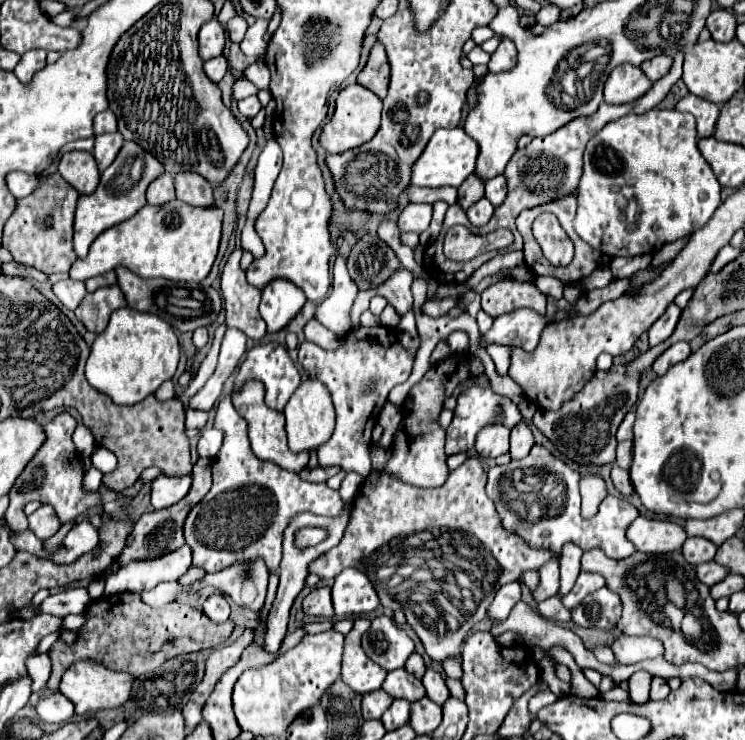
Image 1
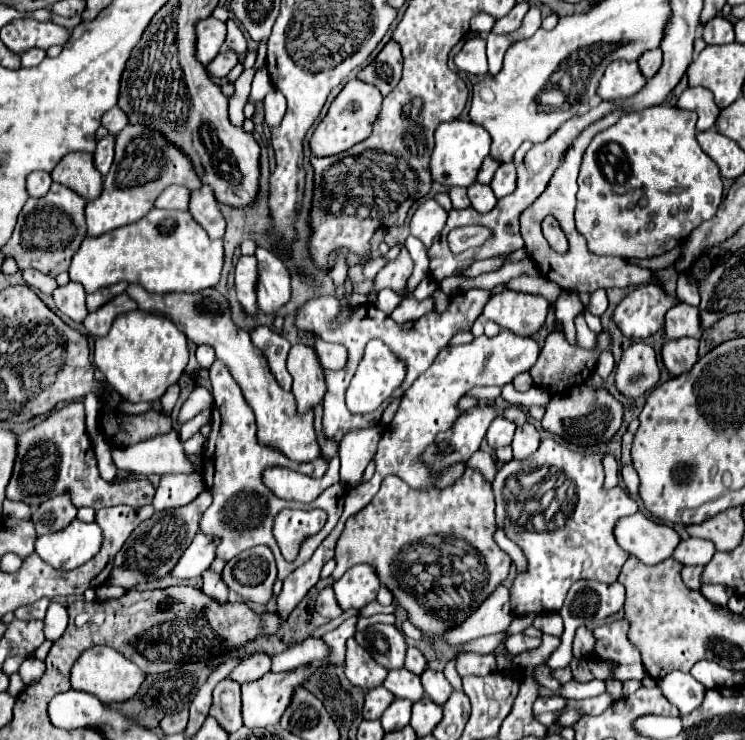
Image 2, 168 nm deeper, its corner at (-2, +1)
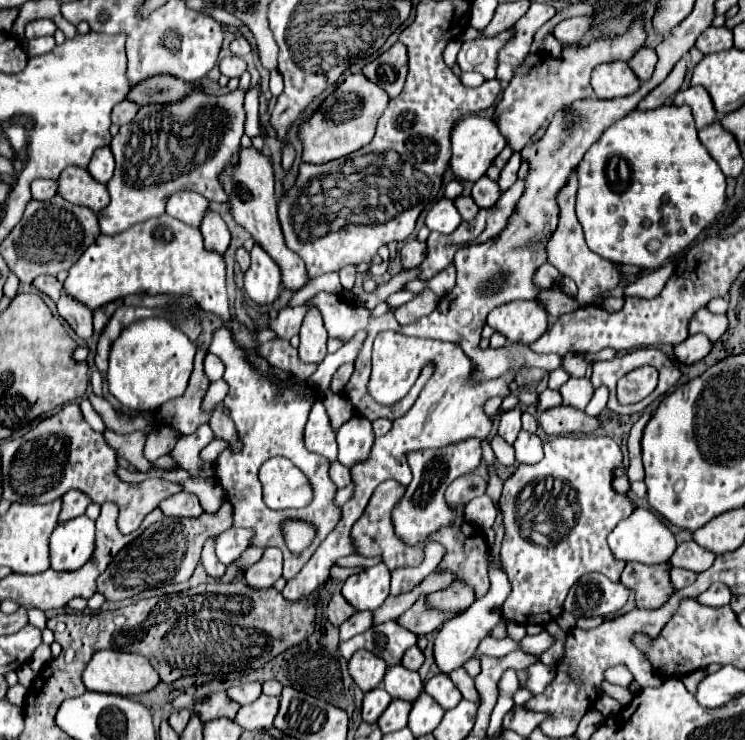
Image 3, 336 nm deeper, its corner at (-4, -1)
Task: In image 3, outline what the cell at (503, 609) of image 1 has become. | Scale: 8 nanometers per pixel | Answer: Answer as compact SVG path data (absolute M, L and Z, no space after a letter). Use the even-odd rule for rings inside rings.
M499 566L491 568L489 578L491 578L491 590L487 592L487 596L477 598L473 602L473 606L469 606L463 614L459 614L453 620L449 620L447 624L443 624L437 632L433 656L435 656L435 664L439 666L439 670L443 674L449 674L449 672L461 668L471 656L475 656L479 642L501 622L501 614L497 612L497 606L501 606L507 600L507 592L511 592L511 584L507 580L507 574Z

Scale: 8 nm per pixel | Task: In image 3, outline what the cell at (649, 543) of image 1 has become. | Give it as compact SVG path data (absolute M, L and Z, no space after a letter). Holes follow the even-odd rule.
M635 508L635 512L619 522L619 528L609 534L609 548L611 552L623 562L641 562L641 564L665 564L675 552L675 536L673 532L649 510Z

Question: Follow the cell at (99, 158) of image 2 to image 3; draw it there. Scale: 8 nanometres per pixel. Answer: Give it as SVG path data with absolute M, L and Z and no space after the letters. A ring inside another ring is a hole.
M105 146L105 148L99 148L95 150L91 162L89 162L89 174L101 182L101 184L107 184L113 176L113 168L115 168L115 160L113 160L113 154L111 154L111 148Z

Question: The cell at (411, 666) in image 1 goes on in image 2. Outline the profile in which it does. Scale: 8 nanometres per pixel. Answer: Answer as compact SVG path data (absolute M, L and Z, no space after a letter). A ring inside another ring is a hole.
M409 648L409 650L407 650L407 658L405 658L405 668L419 676L419 674L425 670L425 666L427 666L425 656L423 656L417 648Z

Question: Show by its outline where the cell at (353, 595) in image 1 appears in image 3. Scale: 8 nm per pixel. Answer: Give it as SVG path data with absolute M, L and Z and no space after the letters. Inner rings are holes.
M381 562L347 578L343 584L343 596L357 610L377 610L389 596L389 582L391 572Z

